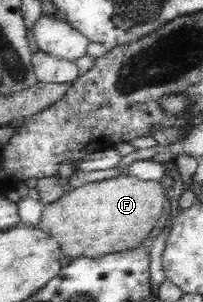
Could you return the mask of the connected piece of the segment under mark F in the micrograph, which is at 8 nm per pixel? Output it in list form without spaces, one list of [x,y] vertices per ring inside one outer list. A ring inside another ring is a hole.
[[[131,175],[90,182],[68,190],[57,202],[45,206],[39,228],[57,239],[64,258],[63,266],[77,257],[99,257],[128,251],[141,244],[159,222],[167,190],[160,183]]]

